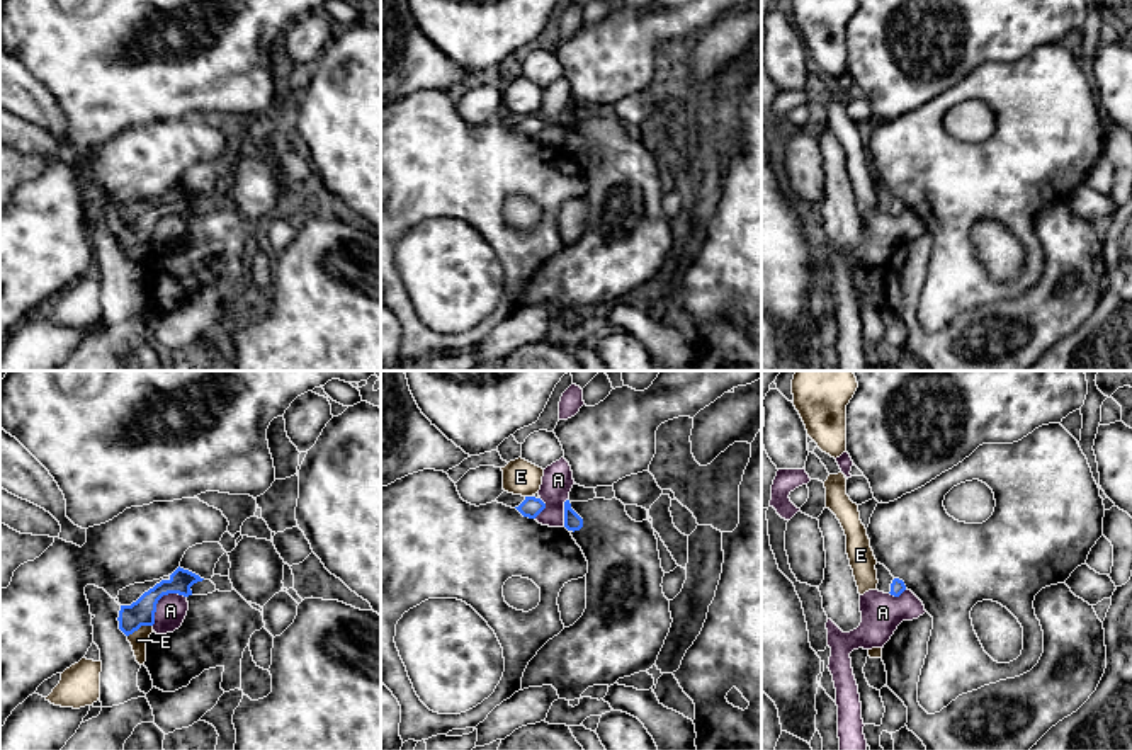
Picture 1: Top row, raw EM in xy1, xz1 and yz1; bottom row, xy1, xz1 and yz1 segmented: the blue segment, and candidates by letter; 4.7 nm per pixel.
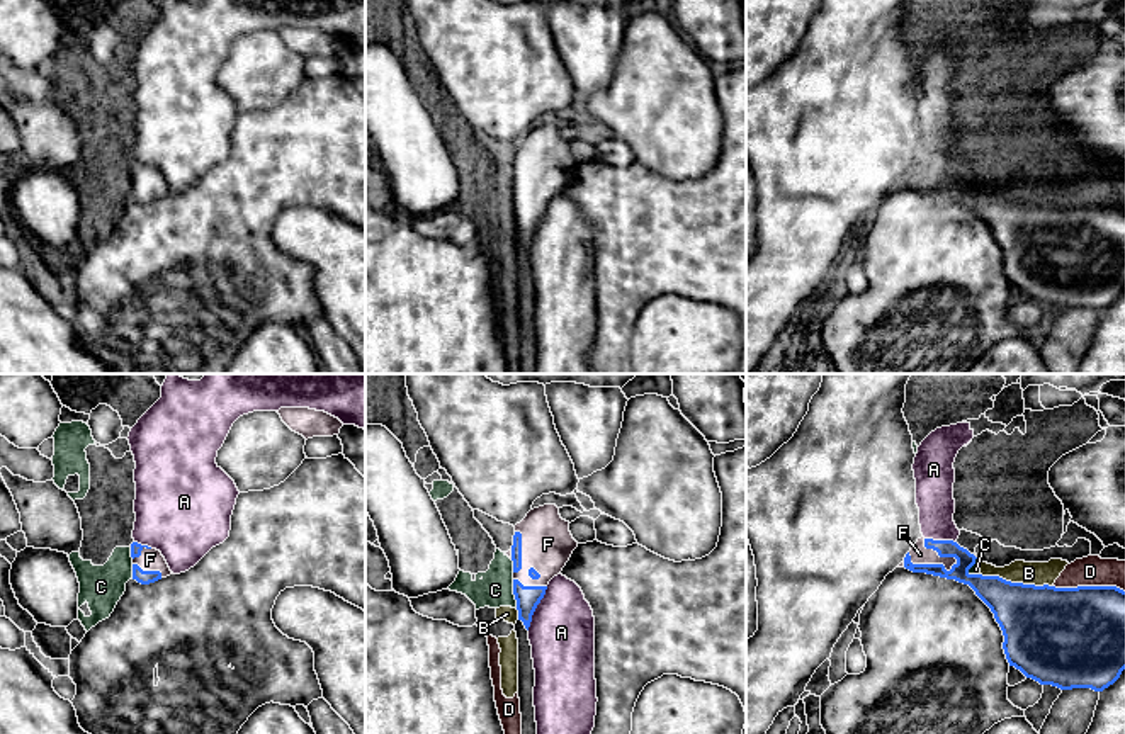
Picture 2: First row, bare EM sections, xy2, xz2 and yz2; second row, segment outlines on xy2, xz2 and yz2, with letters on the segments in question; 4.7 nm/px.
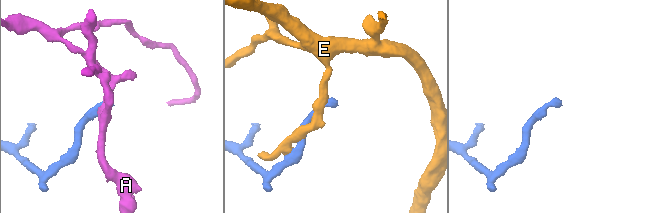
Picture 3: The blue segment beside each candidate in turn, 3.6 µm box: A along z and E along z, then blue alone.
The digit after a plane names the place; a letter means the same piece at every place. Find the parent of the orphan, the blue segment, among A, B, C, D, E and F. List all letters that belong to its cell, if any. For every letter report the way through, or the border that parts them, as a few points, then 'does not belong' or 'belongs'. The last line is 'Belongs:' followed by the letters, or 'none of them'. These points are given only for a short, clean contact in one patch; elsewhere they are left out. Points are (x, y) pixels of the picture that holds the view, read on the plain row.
A: does not belong
B: border yz2 (981, 192), (1051, 206); does not belong
C: border xz2 (512, 199), (517, 226); does not belong
D: does not belong
E: does not belong
F: way yz2 (959, 191), (930, 184), (920, 174); belongs
Belongs: F

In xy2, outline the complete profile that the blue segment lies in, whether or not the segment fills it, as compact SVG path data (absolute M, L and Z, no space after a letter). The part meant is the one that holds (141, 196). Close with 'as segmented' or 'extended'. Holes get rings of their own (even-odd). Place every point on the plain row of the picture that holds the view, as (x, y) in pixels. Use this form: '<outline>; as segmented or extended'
M138 161L131 163L133 199L141 204L155 202L172 194L160 170Z; extended

